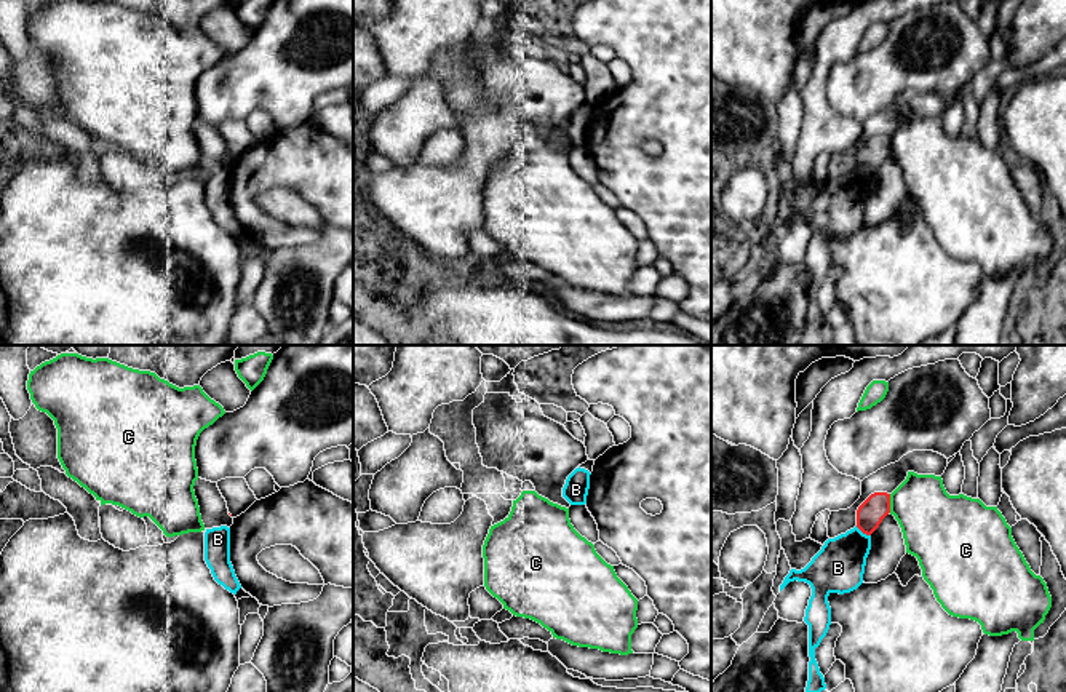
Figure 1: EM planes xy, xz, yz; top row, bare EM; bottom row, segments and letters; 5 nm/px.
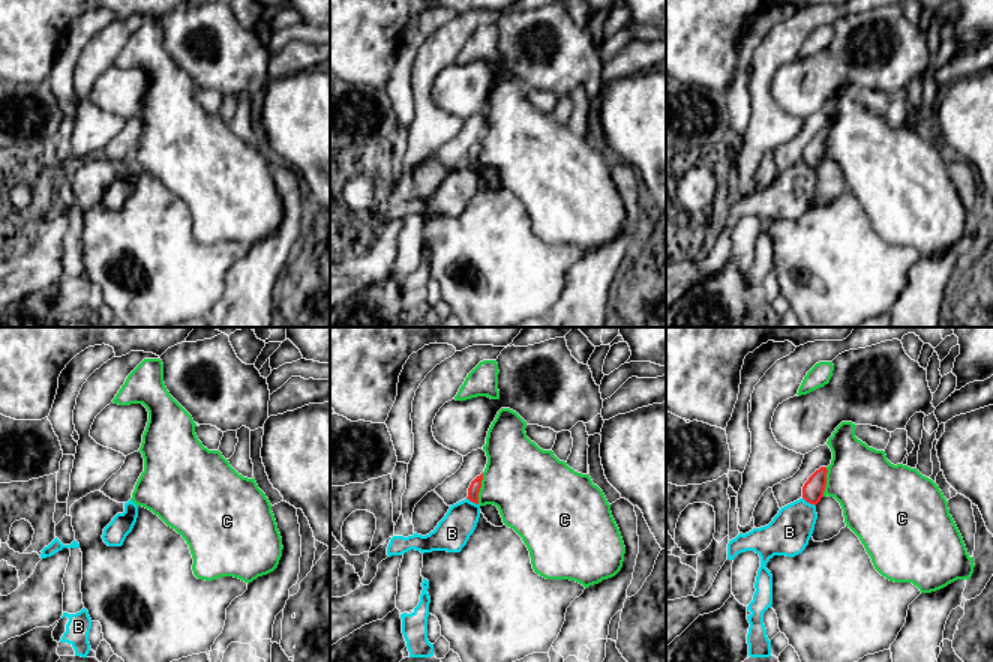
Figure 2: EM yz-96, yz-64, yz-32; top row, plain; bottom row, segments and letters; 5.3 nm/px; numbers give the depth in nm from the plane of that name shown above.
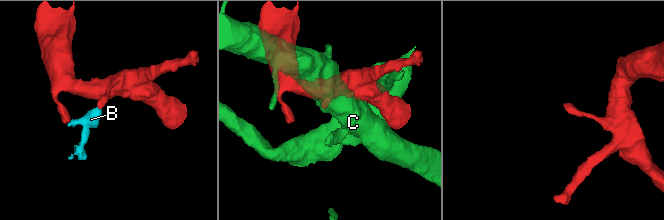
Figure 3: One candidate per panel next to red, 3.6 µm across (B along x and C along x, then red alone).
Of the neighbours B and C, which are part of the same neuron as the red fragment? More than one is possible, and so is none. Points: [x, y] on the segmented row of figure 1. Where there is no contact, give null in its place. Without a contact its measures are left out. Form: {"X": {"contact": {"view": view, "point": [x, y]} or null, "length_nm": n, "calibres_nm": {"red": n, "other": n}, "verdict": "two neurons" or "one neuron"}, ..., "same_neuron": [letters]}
{"B": {"contact": {"view": "yz", "point": [863, 532]}, "length_nm": 90, "calibres_nm": {"red": 140, "other": 260}, "verdict": "two neurons"}, "C": {"contact": {"view": "yz", "point": [889, 504]}, "length_nm": 100, "calibres_nm": {"red": 140, "other": 320}, "verdict": "two neurons"}, "same_neuron": []}

